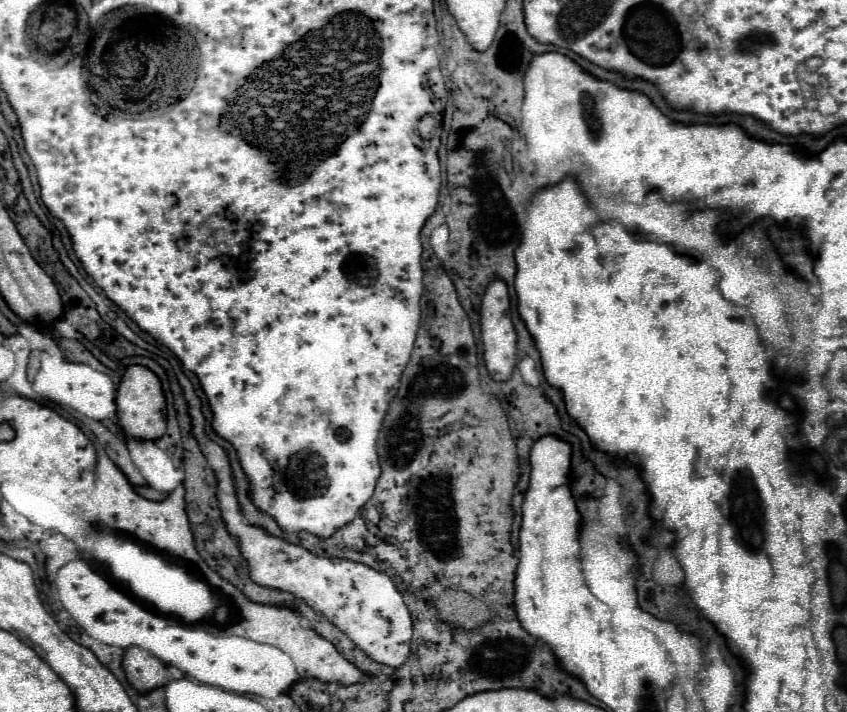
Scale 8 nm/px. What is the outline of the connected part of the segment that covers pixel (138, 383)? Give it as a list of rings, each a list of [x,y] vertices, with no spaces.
[[[140,365],[128,367],[126,373],[122,375],[122,381],[116,393],[116,415],[118,415],[122,433],[138,441],[158,441],[158,437],[162,437],[166,429],[164,409],[166,409],[166,401],[164,401],[164,393],[158,377],[150,369]]]

